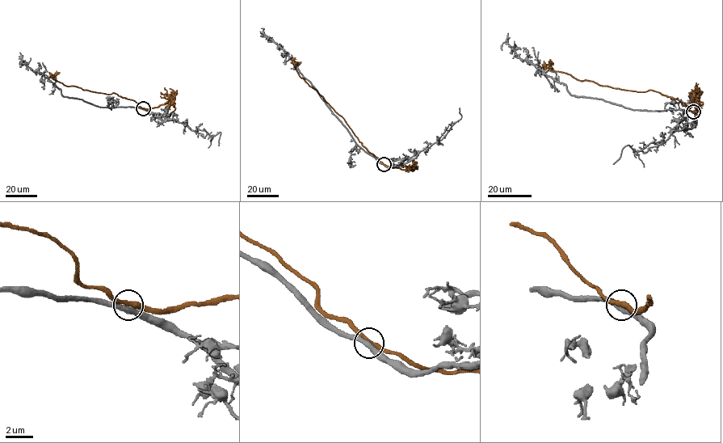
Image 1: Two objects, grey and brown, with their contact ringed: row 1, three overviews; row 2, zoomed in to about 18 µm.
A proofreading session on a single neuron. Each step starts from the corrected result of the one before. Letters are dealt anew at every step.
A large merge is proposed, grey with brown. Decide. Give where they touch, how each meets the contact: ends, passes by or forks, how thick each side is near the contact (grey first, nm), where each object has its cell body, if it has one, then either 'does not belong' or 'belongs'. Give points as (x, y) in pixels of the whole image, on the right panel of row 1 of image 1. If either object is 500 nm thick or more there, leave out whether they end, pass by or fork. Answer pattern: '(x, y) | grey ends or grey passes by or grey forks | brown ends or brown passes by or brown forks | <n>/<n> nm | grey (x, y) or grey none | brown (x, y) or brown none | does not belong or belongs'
(693, 111) | grey passes by | brown passes by | 380/340 nm | grey none | brown none | does not belong

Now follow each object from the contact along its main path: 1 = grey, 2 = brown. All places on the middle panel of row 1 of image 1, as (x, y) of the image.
1: (384, 165), (356, 143), (318, 91), (302, 75), (295, 61), (262, 32), (264, 29)
2: (384, 165), (362, 145), (342, 117), (299, 75), (290, 58)

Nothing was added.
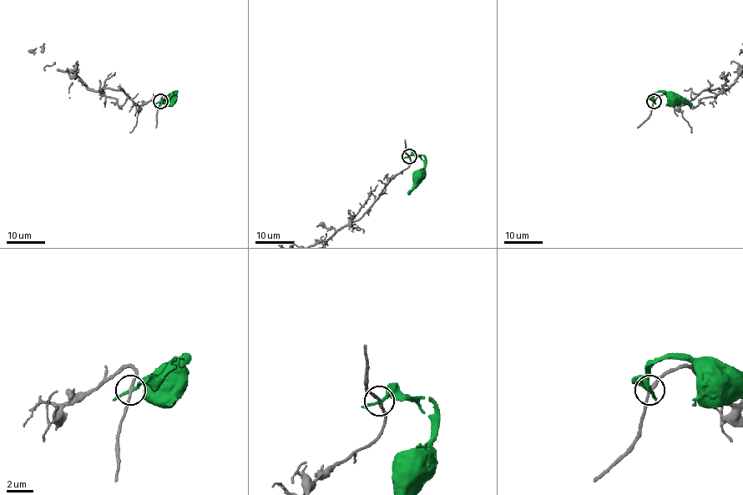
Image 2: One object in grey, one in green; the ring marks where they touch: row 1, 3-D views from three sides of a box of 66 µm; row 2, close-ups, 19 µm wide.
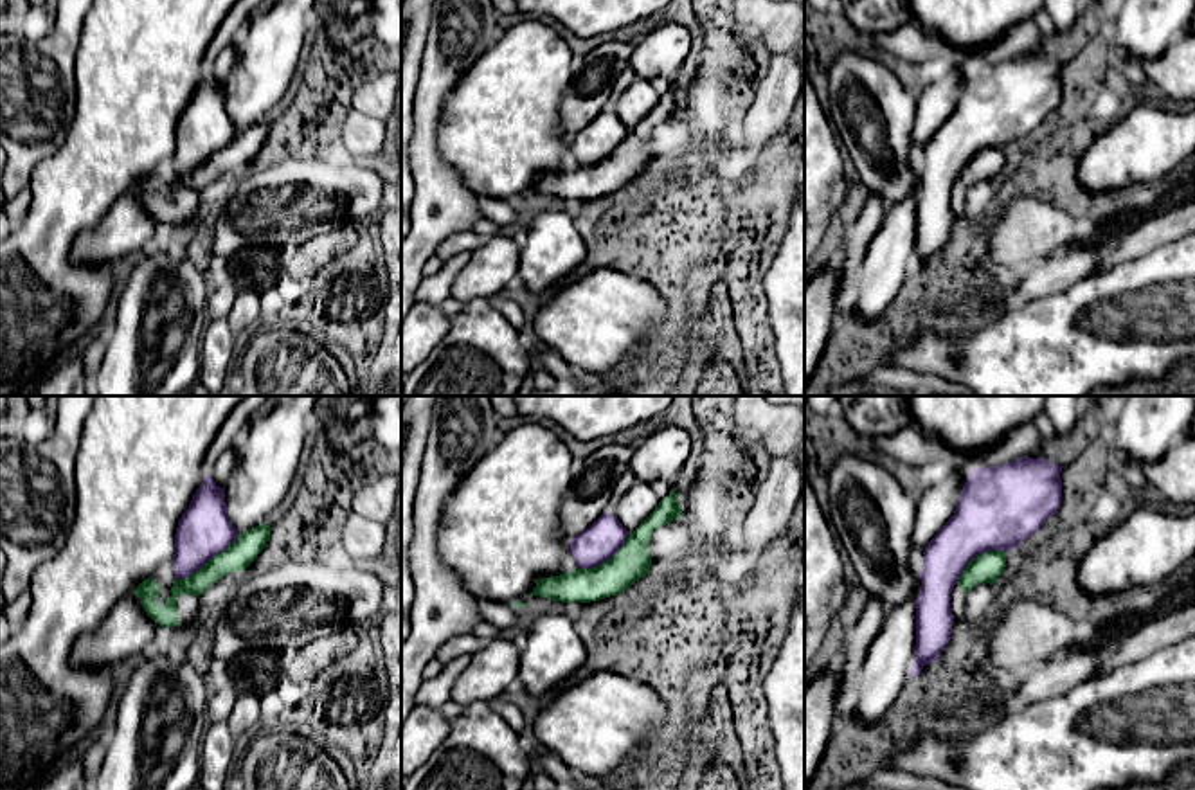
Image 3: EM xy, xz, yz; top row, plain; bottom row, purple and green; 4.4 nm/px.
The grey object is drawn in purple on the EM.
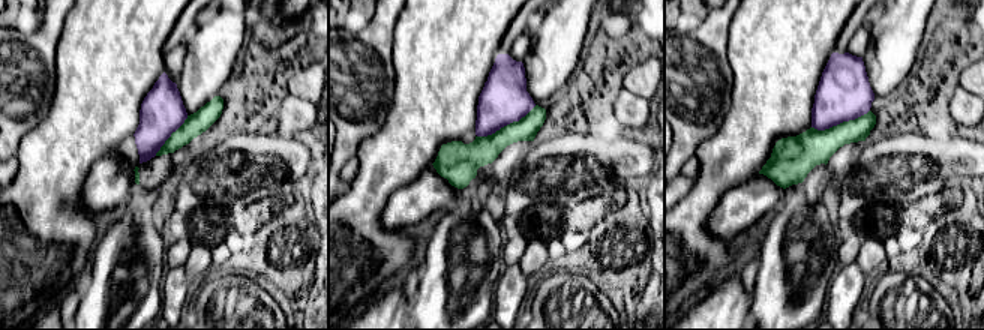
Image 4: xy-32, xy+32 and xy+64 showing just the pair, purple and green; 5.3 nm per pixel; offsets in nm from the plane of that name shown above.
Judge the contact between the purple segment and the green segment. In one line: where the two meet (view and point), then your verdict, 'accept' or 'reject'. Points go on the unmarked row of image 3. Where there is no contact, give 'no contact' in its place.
contact xy (206, 159); reject

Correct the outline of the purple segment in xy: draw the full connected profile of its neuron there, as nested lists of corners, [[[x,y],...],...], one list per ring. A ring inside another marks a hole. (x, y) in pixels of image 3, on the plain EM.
[[[205,70],[202,83],[178,117],[171,157],[175,176],[189,175],[200,167],[236,135],[236,124],[227,110],[225,85],[220,85]]]

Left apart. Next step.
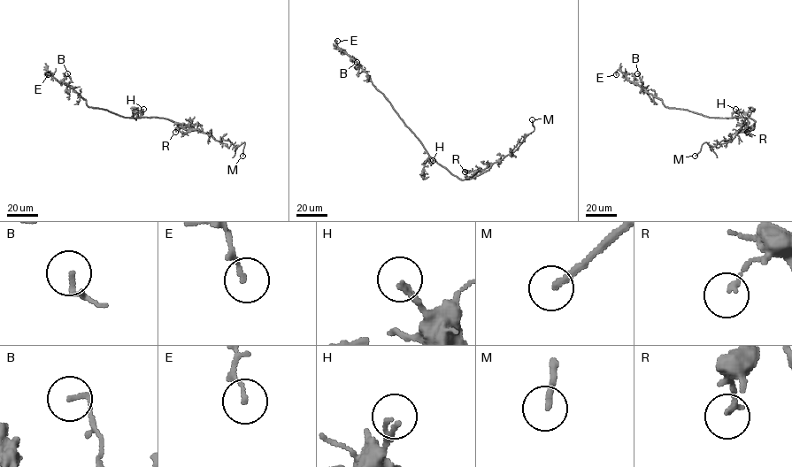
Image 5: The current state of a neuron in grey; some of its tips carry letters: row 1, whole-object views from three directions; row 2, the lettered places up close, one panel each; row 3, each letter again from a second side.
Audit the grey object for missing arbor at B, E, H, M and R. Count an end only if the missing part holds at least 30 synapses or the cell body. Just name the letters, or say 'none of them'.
M

